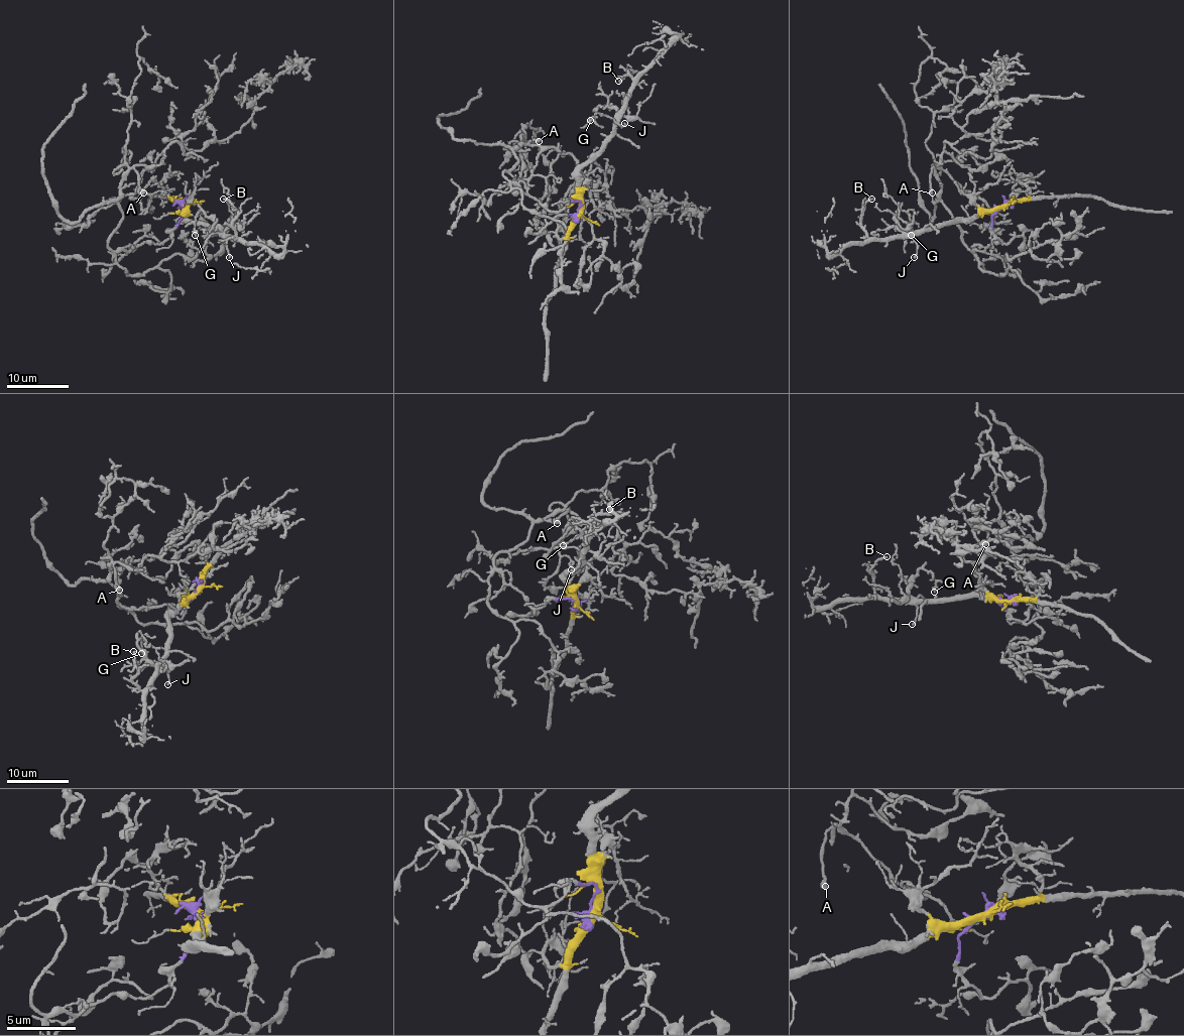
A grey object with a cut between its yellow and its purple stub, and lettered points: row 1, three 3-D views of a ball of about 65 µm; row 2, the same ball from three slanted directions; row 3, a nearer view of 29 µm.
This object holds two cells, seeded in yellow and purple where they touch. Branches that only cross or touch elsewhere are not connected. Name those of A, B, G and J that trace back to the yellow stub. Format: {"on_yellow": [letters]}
{"on_yellow": ["B", "G", "J"]}

